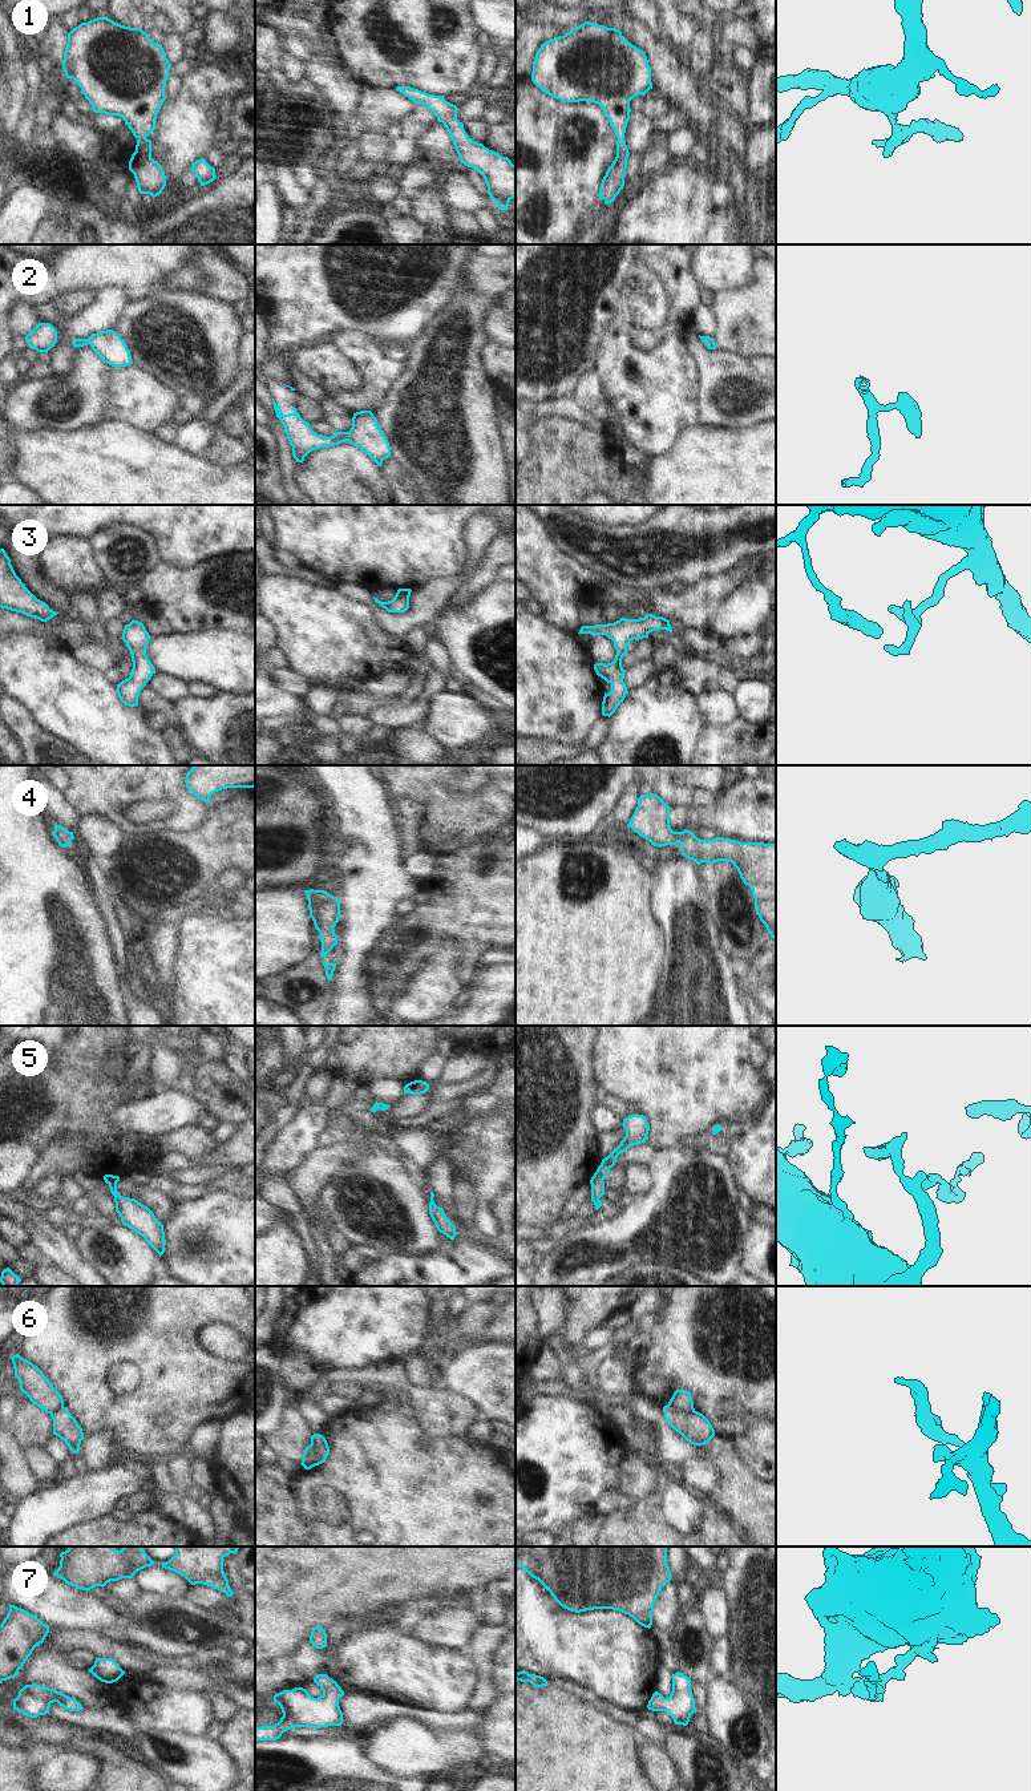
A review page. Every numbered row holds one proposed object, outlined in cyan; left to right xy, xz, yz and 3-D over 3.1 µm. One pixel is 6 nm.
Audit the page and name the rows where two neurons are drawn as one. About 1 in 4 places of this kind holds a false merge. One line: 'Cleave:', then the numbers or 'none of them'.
Cleave: 6

